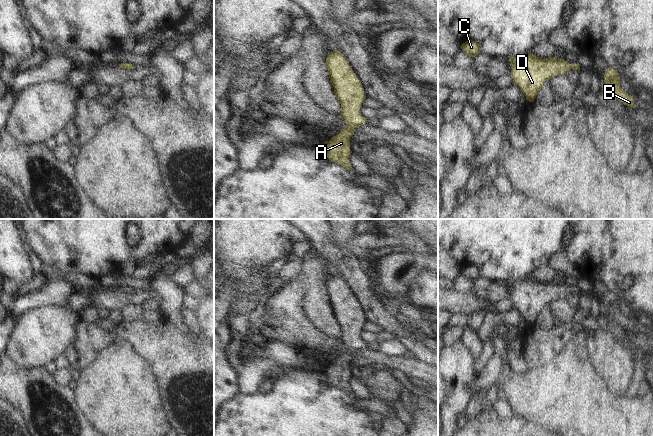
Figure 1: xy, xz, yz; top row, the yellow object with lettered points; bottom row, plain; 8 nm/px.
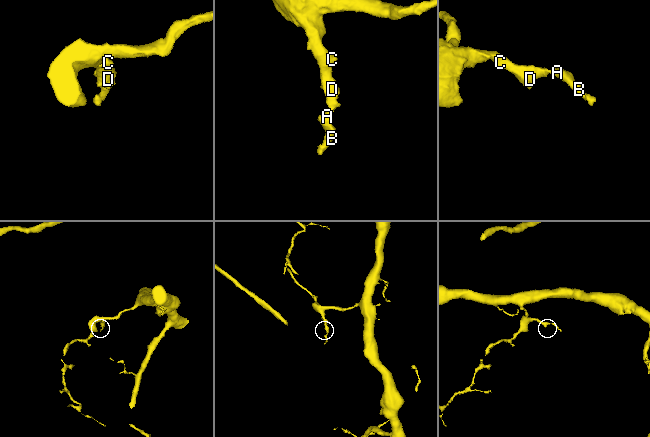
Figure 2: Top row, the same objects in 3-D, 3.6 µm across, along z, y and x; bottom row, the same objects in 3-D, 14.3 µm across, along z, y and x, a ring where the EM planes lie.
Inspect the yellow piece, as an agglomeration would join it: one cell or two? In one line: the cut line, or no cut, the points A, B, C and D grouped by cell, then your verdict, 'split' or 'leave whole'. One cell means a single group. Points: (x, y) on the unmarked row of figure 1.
no cut; A B C D; leave whole

